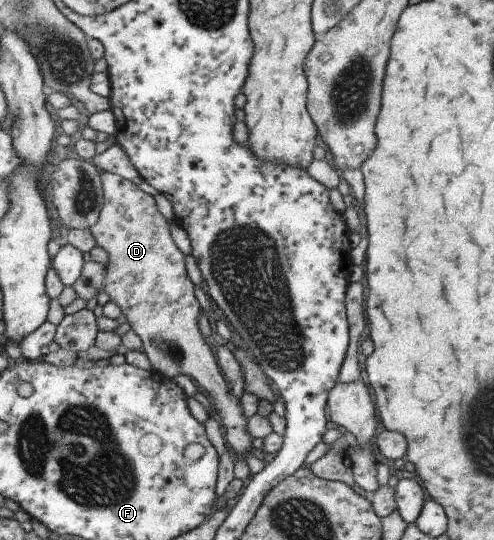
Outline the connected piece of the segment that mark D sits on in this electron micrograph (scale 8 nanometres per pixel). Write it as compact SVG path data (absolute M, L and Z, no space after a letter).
M105 171L99 172L99 180L101 181L103 206L99 218L94 225L88 228L88 231L96 246L101 247L108 257L104 264L106 275L102 290L109 300L120 309L131 331L139 337L142 352L147 357L152 370L172 380L177 375L186 375L187 378L193 379L201 389L207 391L208 399L214 410L214 418L222 428L222 438L234 459L233 478L246 482L251 472L247 463L247 455L252 448L252 438L245 431L247 420L241 413L240 401L231 395L230 387L199 331L198 321L205 304L194 296L193 283L189 281L187 271L185 271L185 256L171 239L169 223L157 211L153 197L143 193L135 183Z

